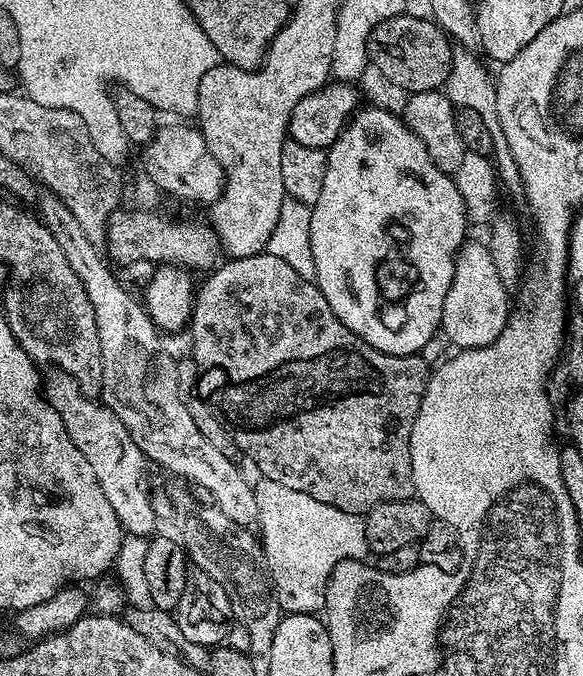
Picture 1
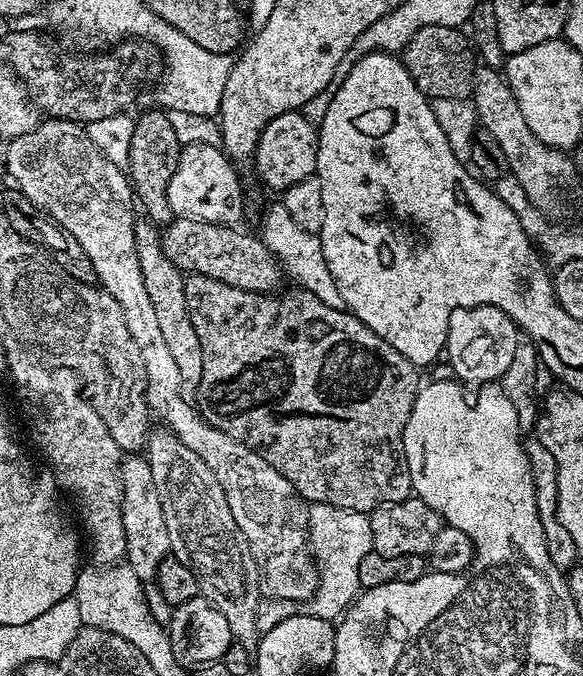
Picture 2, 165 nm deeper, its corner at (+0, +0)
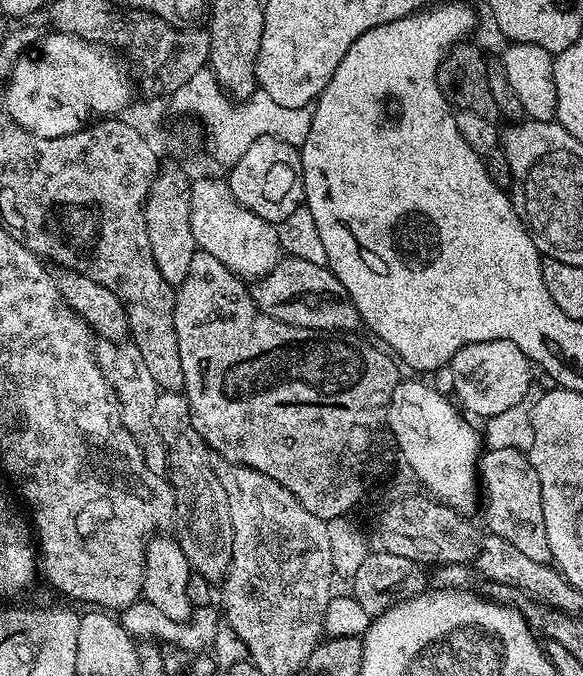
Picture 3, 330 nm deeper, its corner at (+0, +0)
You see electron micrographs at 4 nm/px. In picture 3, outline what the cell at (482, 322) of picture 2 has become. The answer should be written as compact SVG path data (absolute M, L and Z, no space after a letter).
M491 340L490 342L467 344L465 348L458 350L454 354L454 358L450 362L451 368L452 388L456 391L456 396L454 395L455 403L465 413L473 412L473 414L468 414L471 414L473 417L482 416L481 418L498 415L512 406L523 403L526 398L524 395L528 392L528 383L532 380L532 371L534 371L528 356L522 354L522 350L518 350L518 346L514 346L514 342L510 342L509 340Z

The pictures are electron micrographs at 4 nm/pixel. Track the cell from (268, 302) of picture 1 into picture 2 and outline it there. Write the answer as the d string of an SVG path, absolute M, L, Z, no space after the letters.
M188 274L184 278L184 289L190 322L194 322L198 342L202 342L202 374L200 384L196 387L194 403L211 428L222 430L222 434L230 434L230 438L242 442L247 448L266 458L266 462L270 462L270 466L274 466L274 470L278 470L282 478L289 480L294 490L309 505L329 504L348 511L370 514L378 506L402 502L413 495L410 466L404 453L404 427L422 384L422 380L416 377L417 365L411 364L405 356L398 354L398 350L394 350L394 346L378 338L378 334L374 334L374 330L367 328L357 316L344 308L326 306L326 302L314 298L314 294L299 286L293 287L293 292L265 294L238 290L214 278Z

